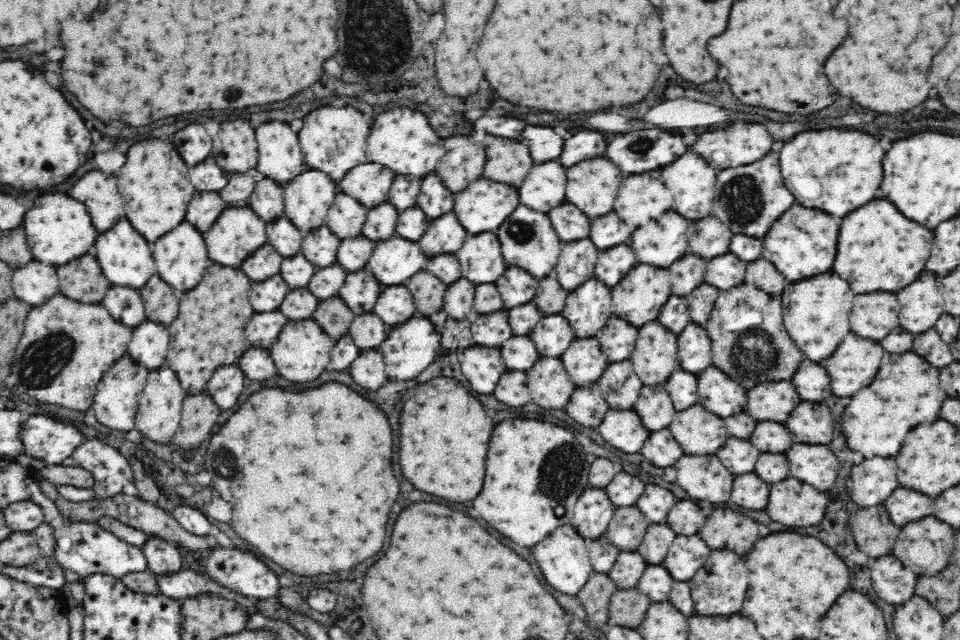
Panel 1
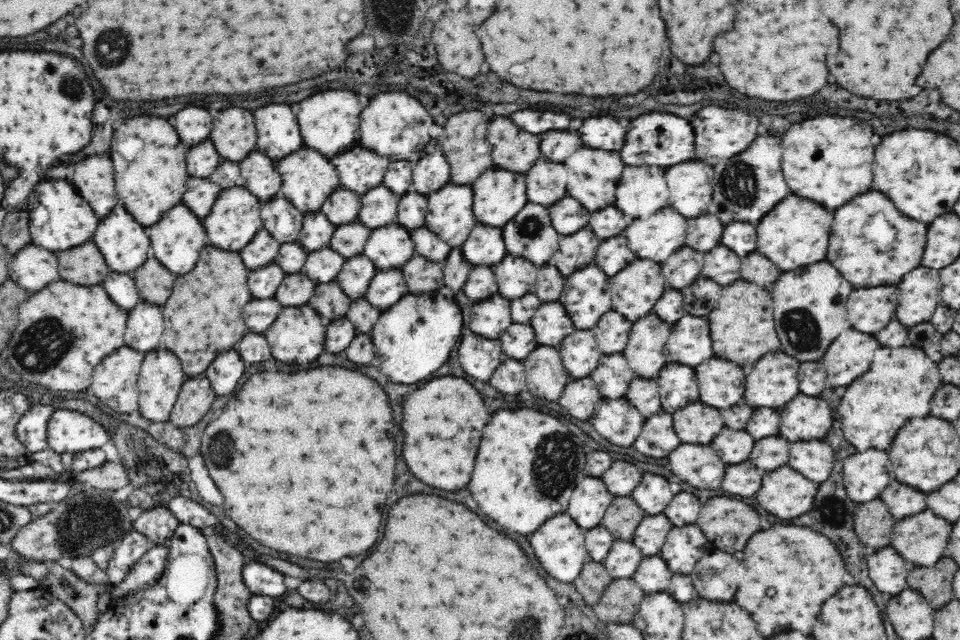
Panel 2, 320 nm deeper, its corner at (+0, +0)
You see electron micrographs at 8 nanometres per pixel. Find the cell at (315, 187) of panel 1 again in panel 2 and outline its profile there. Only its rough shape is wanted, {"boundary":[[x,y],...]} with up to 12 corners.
{"boundary":[[312,148],[276,162],[280,193],[303,213],[340,187],[336,168]]}

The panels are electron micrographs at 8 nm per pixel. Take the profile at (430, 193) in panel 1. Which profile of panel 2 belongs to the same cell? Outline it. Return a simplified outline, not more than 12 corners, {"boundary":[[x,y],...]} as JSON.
{"boundary":[[432,137],[413,164],[413,190],[427,196],[451,180]]}

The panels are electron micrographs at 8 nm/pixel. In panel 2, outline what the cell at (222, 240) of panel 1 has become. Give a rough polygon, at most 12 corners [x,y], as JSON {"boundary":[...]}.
{"boundary":[[245,185],[222,190],[202,222],[214,246],[242,250],[262,228]]}

